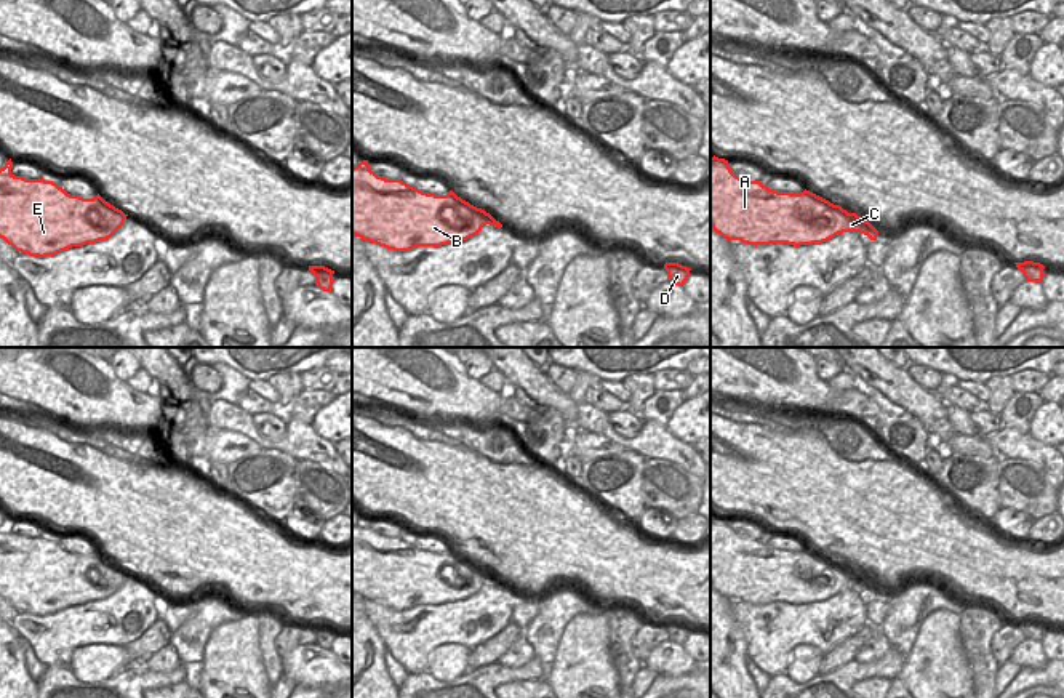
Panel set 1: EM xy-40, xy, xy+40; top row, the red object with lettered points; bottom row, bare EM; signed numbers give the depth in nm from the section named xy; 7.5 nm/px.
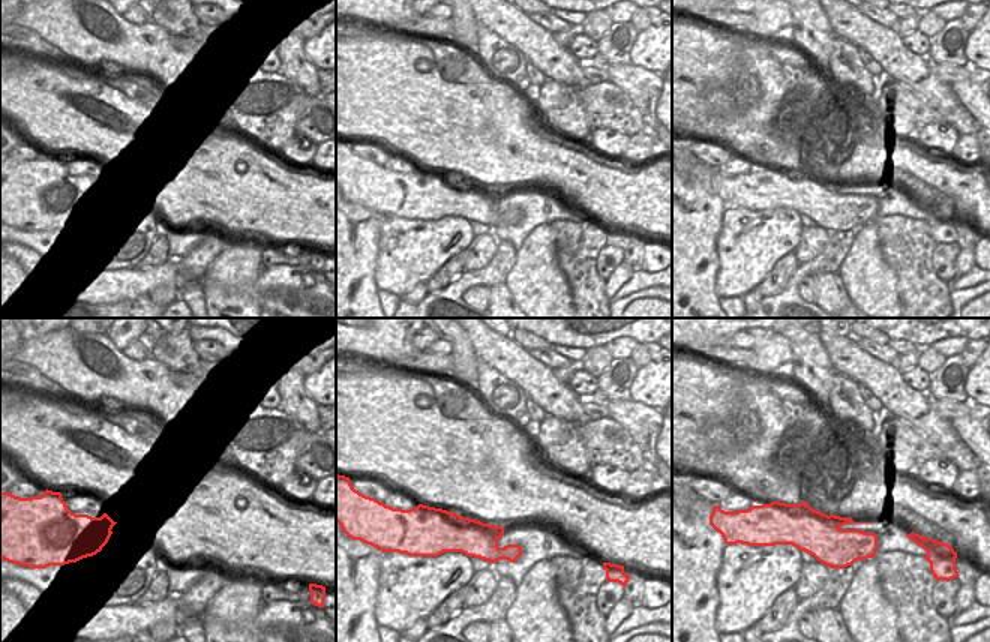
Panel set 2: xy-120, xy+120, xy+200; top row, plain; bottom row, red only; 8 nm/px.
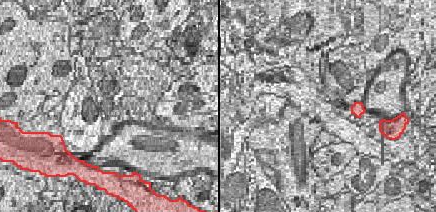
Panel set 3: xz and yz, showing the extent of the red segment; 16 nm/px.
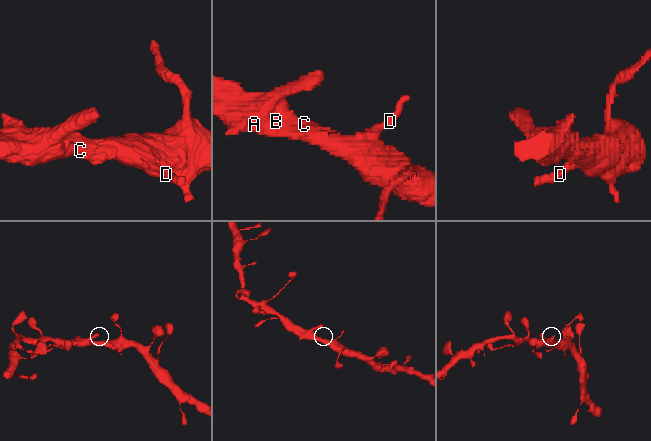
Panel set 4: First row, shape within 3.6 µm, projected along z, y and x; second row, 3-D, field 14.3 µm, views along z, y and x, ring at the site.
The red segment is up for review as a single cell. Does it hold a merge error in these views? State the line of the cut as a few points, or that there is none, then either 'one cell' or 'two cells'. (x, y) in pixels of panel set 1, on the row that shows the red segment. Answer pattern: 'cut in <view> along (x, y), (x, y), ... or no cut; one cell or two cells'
no cut; one cell

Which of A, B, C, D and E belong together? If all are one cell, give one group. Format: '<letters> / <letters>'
A B C D E

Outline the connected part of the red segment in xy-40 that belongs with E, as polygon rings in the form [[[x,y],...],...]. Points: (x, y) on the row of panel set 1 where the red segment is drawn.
[[[11,158],[0,168],[0,239],[16,251],[45,258],[72,247],[107,240],[128,216],[99,194],[93,199],[70,195],[53,181],[14,176],[11,168]]]

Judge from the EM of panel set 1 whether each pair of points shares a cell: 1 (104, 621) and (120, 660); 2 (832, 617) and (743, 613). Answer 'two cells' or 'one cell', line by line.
1: two cells
2: one cell

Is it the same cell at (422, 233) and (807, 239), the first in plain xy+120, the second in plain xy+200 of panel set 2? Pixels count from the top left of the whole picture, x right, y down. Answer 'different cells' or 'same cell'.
different cells

